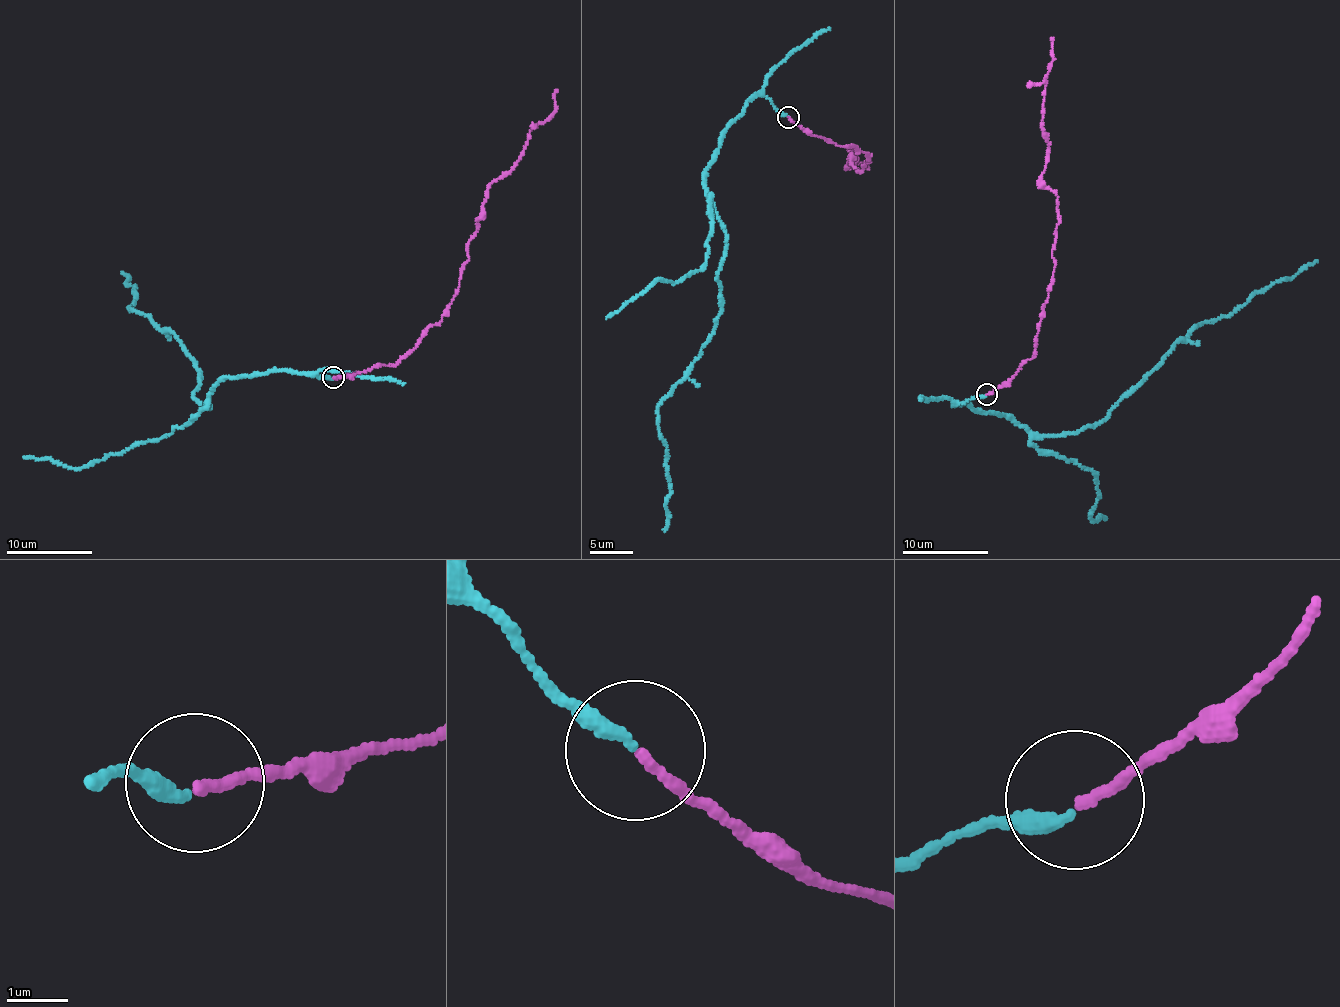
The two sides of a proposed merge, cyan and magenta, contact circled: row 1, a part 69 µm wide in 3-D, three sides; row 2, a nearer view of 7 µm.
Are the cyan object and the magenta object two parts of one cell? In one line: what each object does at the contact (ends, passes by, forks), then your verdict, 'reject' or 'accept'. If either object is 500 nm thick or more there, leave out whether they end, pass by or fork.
cyan ends; magenta ends; accept

